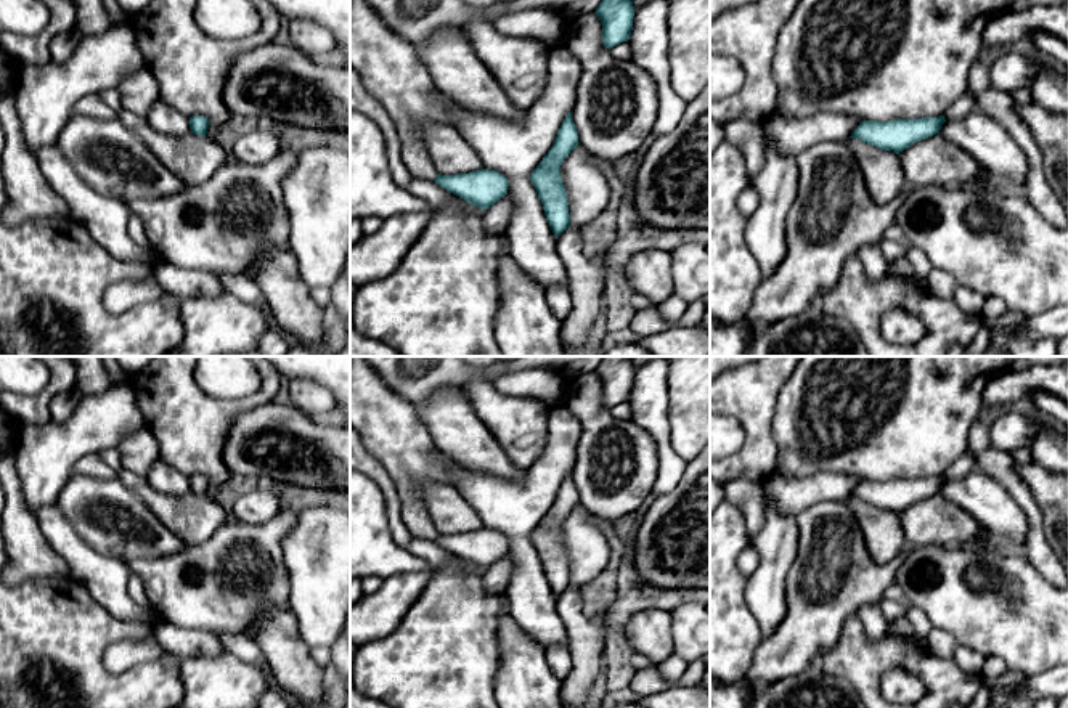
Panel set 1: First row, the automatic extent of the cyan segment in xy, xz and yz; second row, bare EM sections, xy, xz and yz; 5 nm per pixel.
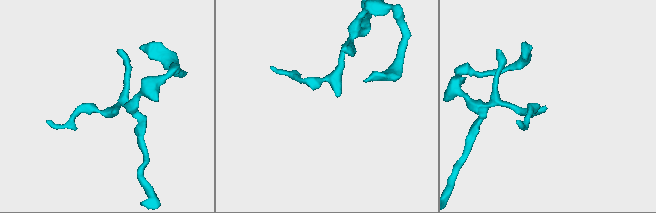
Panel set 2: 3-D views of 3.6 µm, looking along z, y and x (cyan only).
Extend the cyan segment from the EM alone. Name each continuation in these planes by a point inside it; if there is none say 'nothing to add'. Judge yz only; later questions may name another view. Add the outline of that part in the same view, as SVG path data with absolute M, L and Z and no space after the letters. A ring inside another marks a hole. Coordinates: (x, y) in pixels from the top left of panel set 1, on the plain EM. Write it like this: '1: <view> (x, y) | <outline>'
1: yz (966, 463) | M967 450L943 475L946 480L964 478L976 467L973 454Z

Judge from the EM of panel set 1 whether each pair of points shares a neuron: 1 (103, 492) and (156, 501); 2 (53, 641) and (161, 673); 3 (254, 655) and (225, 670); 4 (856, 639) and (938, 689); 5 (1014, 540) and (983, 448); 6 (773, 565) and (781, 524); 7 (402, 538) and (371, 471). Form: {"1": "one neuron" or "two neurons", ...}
{"1": "two neurons", "2": "one neuron", "3": "two neurons", "4": "one neuron", "5": "two neurons", "6": "one neuron", "7": "one neuron"}

